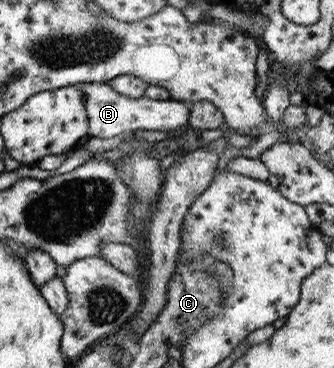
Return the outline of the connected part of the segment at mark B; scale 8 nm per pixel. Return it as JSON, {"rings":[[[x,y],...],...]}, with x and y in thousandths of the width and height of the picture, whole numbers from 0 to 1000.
{"rings":[[[305,220],[231,228],[249,253],[254,310],[263,332],[260,375],[317,378],[359,361],[401,359],[428,351],[443,356],[509,356],[560,345],[566,315],[563,280],[527,272],[461,272],[431,258],[407,269],[371,264],[347,253],[320,226]]]}

